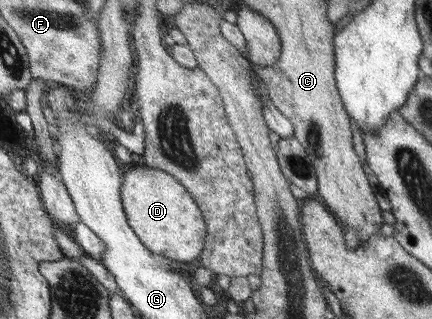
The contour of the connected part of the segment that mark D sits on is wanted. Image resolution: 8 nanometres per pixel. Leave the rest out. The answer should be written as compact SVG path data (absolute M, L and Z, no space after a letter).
M138 164L124 175L123 197L129 224L140 240L154 253L179 262L195 260L207 243L203 211L191 193L168 172Z

